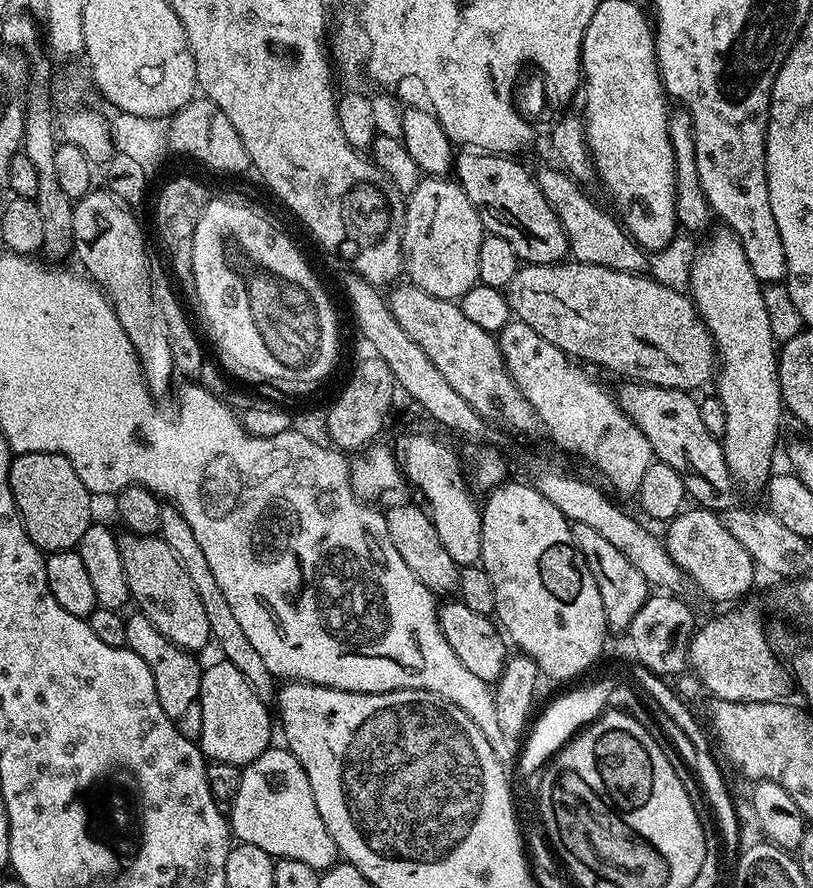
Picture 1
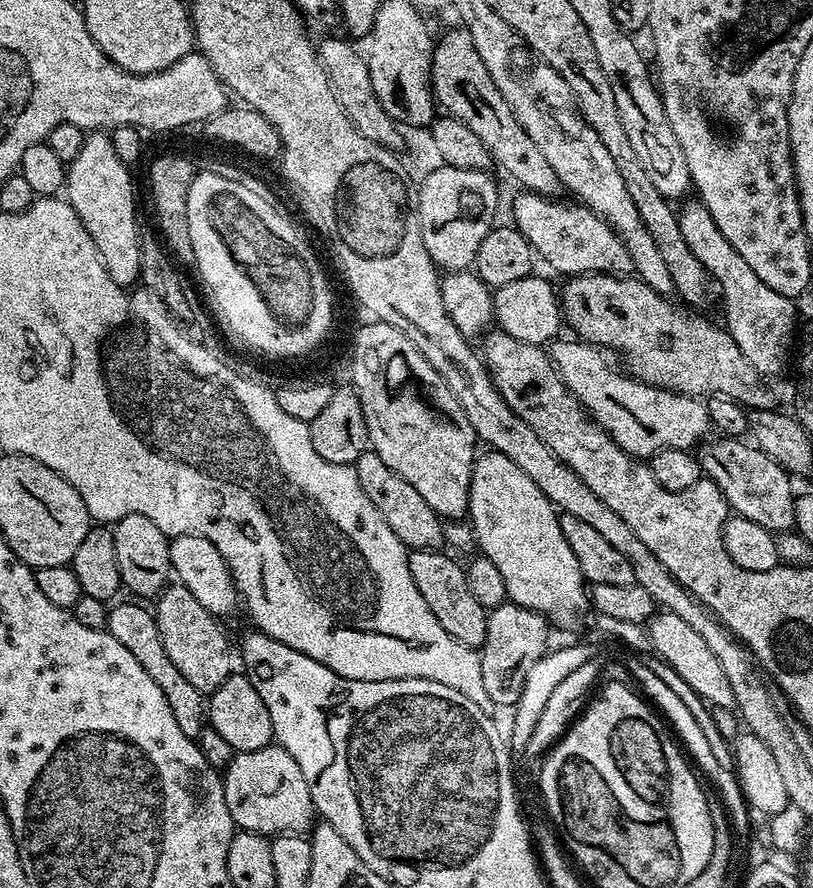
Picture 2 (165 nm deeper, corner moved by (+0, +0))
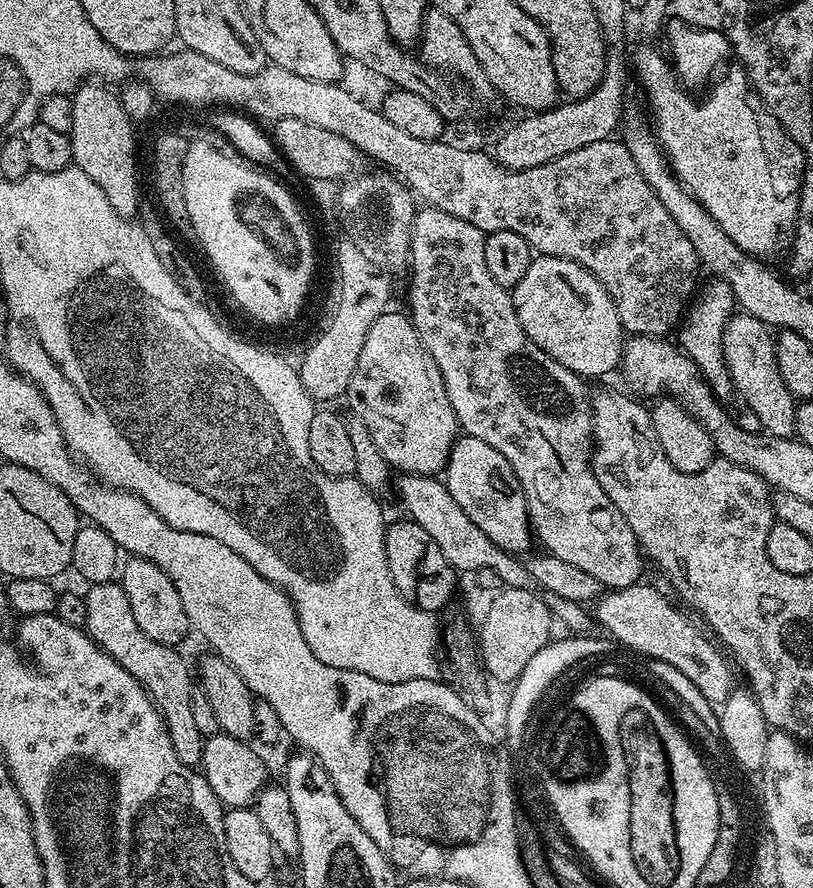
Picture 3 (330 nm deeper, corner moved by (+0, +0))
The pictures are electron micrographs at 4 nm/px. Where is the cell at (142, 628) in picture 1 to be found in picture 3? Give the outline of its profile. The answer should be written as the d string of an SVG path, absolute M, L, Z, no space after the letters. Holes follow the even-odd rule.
M93 584L87 590L84 628L88 637L146 689L164 719L170 742L174 742L174 754L178 754L184 764L199 765L206 737L198 730L198 721L194 718L193 669L192 672L188 669L187 662L176 653L179 651L175 647L159 644L154 638L142 634L138 621L134 619L134 610L130 610L130 598L126 598L126 590L121 584Z

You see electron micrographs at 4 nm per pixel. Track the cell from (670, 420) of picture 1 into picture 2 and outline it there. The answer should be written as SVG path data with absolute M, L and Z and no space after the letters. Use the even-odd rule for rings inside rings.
M716 438L701 443L698 448L700 471L722 490L729 509L750 522L758 522L768 532L791 532L796 527L794 506L797 493L792 492L793 477L774 458L740 438Z

